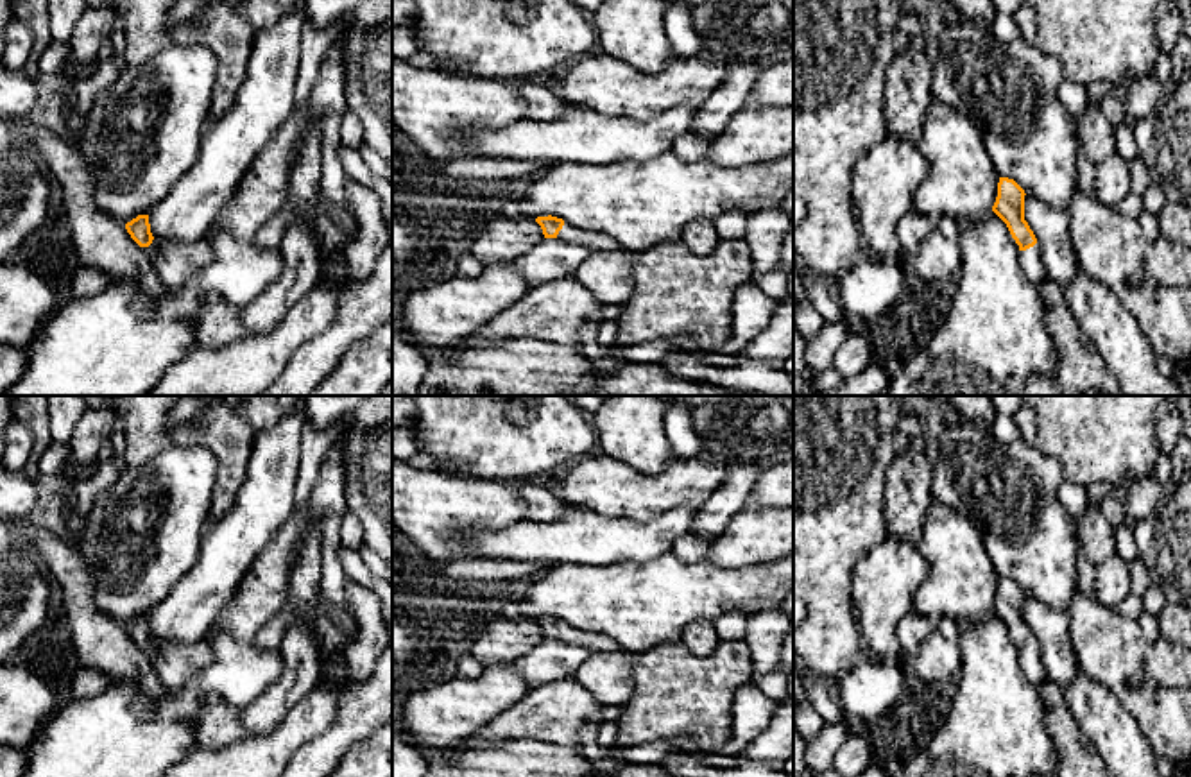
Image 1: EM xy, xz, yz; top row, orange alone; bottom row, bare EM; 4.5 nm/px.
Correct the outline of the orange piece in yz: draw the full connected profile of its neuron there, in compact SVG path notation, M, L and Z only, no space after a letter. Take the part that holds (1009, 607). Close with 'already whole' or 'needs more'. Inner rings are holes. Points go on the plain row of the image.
M999 578L998 598L992 612L1007 625L1021 652L1021 668L1033 686L1050 680L1041 661L1041 650L1033 632L1024 621L1024 591L1008 578Z | needs more

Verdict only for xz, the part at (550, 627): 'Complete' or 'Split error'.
Split error

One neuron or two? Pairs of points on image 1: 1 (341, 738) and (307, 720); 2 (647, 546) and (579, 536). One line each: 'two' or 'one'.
1: two
2: one

